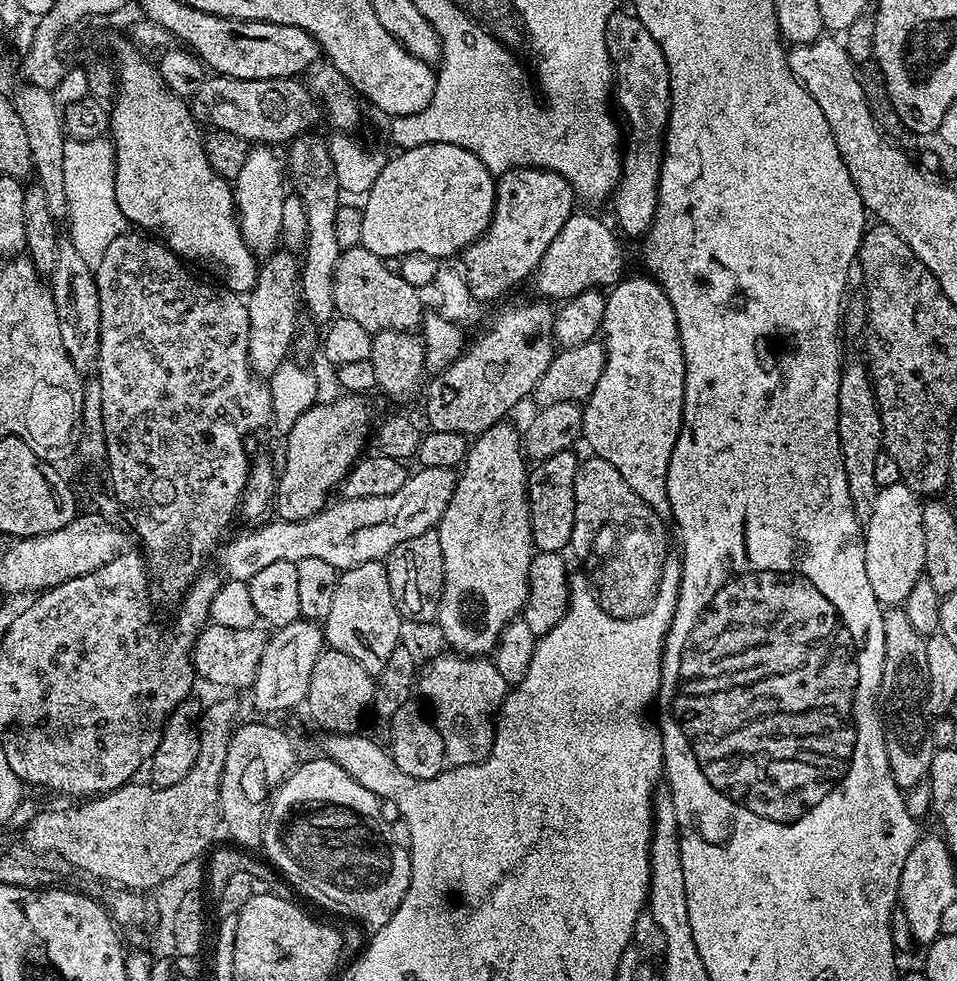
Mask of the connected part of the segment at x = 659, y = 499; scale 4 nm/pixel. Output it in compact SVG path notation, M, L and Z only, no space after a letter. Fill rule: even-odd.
M625 275L616 284L611 285L606 296L602 343L606 362L598 386L583 401L582 418L583 443L588 443L591 455L600 456L618 474L622 474L626 486L642 498L642 502L654 510L655 519L665 522L672 520L672 511L666 490L666 474L670 470L670 454L678 442L678 434L684 427L684 383L686 366L682 354L682 342L678 322L674 318L674 306L666 298L666 290L653 277Z

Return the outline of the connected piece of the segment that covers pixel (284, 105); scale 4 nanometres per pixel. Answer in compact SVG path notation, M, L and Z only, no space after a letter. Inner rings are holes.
M212 74L190 98L192 115L201 125L224 134L238 134L256 146L287 145L298 136L311 133L322 120L322 105L307 83L286 80L247 80Z

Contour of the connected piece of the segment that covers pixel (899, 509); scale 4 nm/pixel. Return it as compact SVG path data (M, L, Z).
M902 483L884 487L876 495L874 509L864 524L866 576L881 605L903 605L915 582L923 577L925 547L922 533L923 503L915 492Z

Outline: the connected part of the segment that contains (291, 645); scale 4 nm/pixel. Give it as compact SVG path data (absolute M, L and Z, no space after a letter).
M301 618L290 622L290 626L275 629L268 636L268 644L264 647L256 681L250 689L257 710L284 712L295 704L303 705L308 698L310 674L314 670L314 662L318 662L325 648L324 629L319 623Z

